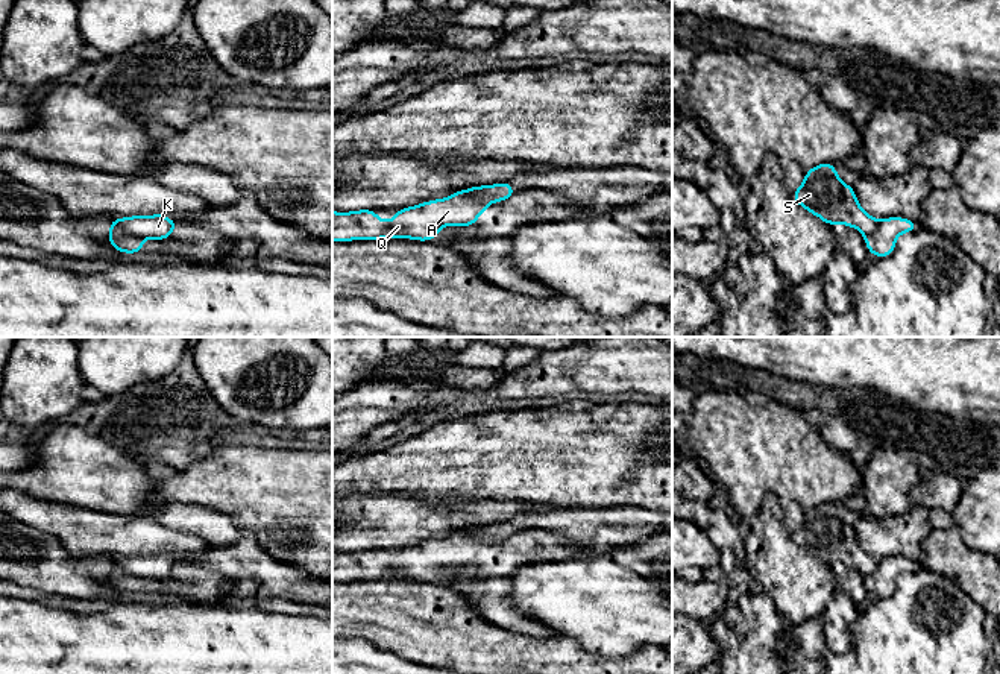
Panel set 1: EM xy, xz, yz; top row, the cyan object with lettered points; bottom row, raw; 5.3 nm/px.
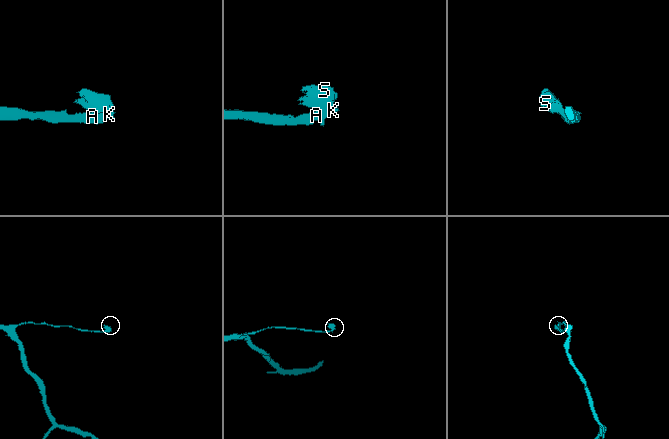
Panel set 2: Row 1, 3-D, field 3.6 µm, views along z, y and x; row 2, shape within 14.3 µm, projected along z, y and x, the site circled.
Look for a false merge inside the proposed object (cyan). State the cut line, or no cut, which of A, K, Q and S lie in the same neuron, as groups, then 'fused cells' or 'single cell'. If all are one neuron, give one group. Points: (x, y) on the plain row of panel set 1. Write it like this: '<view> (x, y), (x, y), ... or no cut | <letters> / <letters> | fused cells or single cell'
xy (113, 560), (144, 579) | A Q / K S | fused cells

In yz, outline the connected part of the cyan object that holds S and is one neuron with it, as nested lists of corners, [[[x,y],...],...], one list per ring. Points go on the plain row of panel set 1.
[[[821,502],[807,510],[792,537],[830,566],[844,563],[865,577],[879,566],[879,560],[862,550],[853,527],[838,516],[832,502]]]

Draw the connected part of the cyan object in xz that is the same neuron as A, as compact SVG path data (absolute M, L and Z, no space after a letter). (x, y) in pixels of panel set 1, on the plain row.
M460 530L445 539L399 548L390 560L381 560L376 550L332 551L332 581L382 578L428 581L437 578L443 566L475 565L489 545L475 539L469 531Z

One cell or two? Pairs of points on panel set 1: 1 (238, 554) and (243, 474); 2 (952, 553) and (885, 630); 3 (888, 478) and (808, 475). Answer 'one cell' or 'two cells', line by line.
1: two cells
2: two cells
3: two cells

